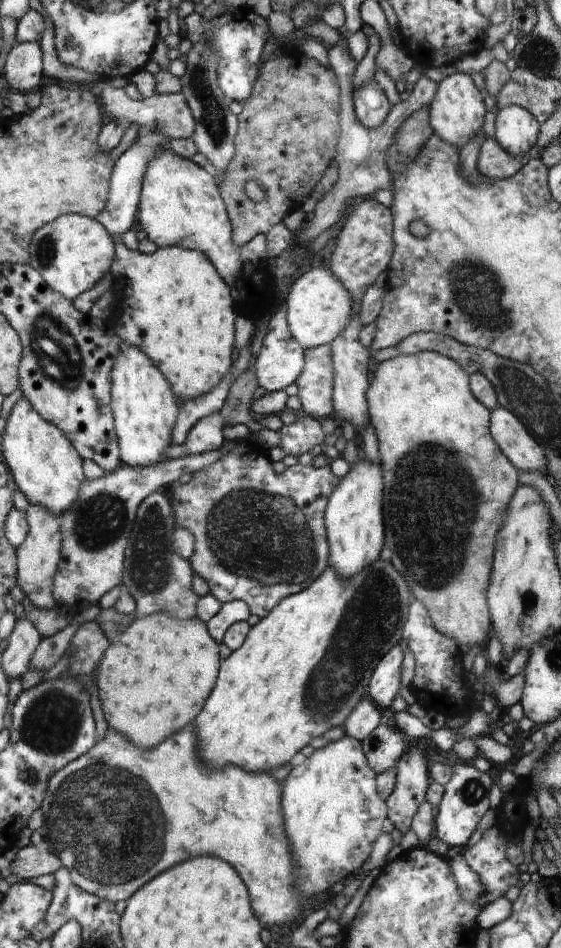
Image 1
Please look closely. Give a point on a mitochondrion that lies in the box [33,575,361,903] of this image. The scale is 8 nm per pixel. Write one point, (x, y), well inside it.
(102, 821)

